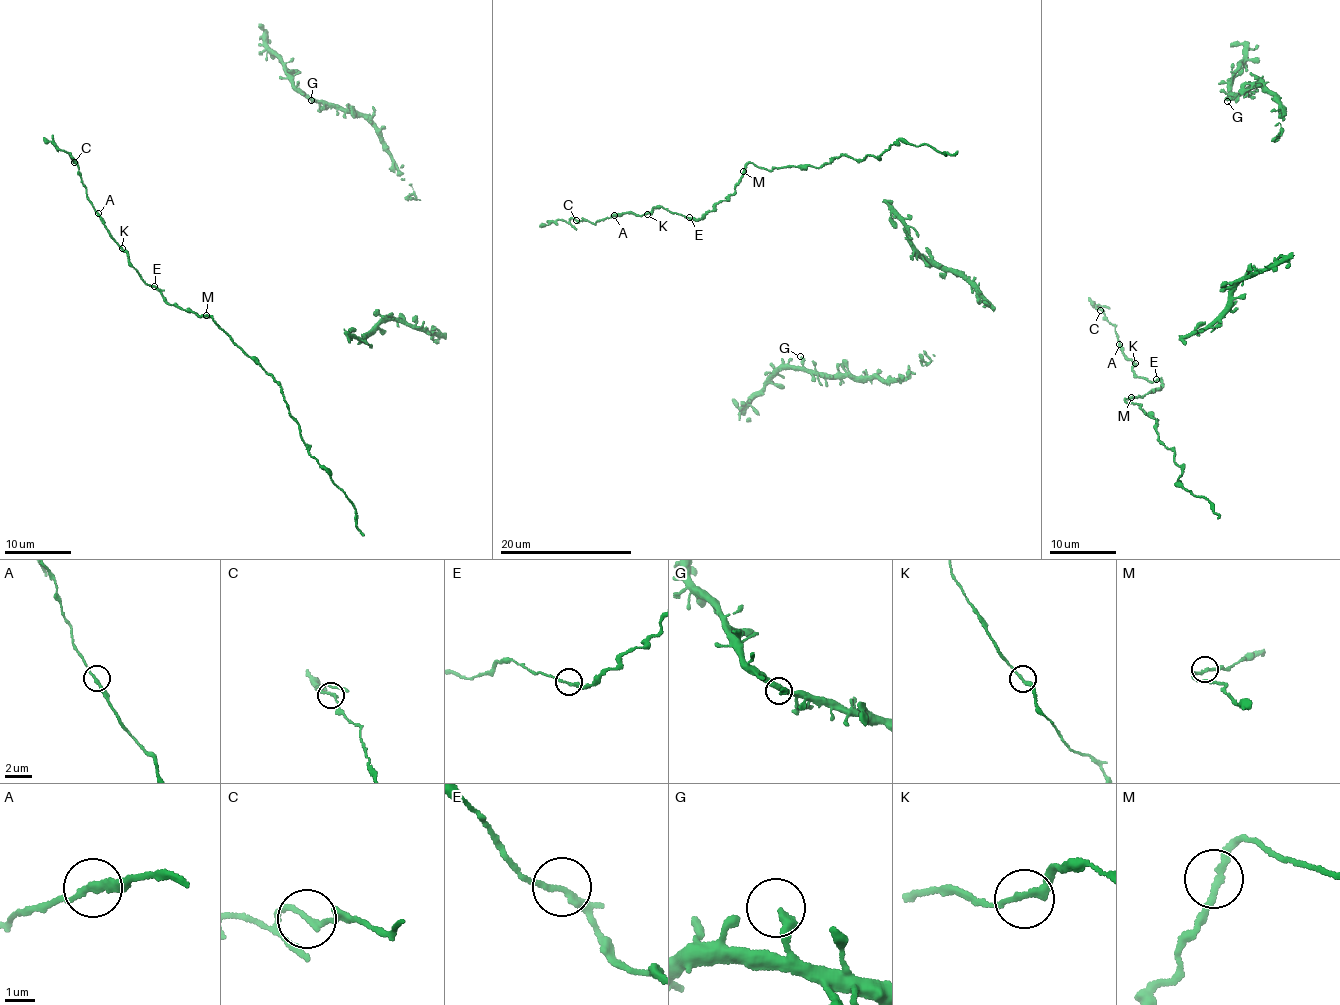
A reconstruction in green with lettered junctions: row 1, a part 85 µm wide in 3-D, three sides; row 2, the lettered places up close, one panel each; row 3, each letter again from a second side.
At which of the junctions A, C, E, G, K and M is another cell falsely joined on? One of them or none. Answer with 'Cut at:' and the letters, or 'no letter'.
Cut at: no letter

